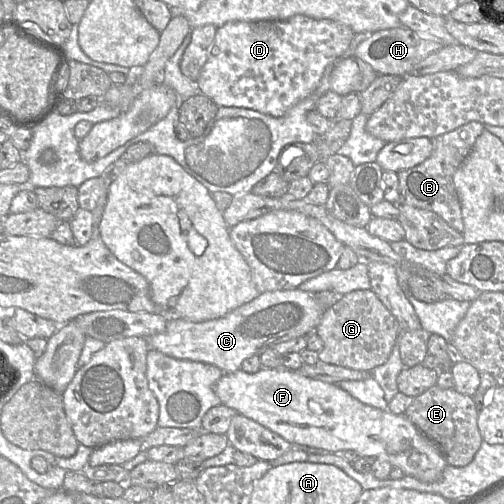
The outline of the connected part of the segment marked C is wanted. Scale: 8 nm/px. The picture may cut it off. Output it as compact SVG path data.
M301 289L262 292L257 298L243 304L228 314L211 320L194 322L187 319L168 318L166 329L148 339L150 349L155 349L172 358L212 364L223 372L241 369L243 361L253 355L260 355L266 348L293 338L315 332L325 309L319 303L316 293Z

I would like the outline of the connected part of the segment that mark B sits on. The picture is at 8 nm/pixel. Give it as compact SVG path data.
M471 121L453 131L433 138L433 151L425 161L415 167L397 172L400 201L436 213L449 226L462 233L464 222L461 204L453 183L453 175L470 153L477 137L484 130L481 122Z

